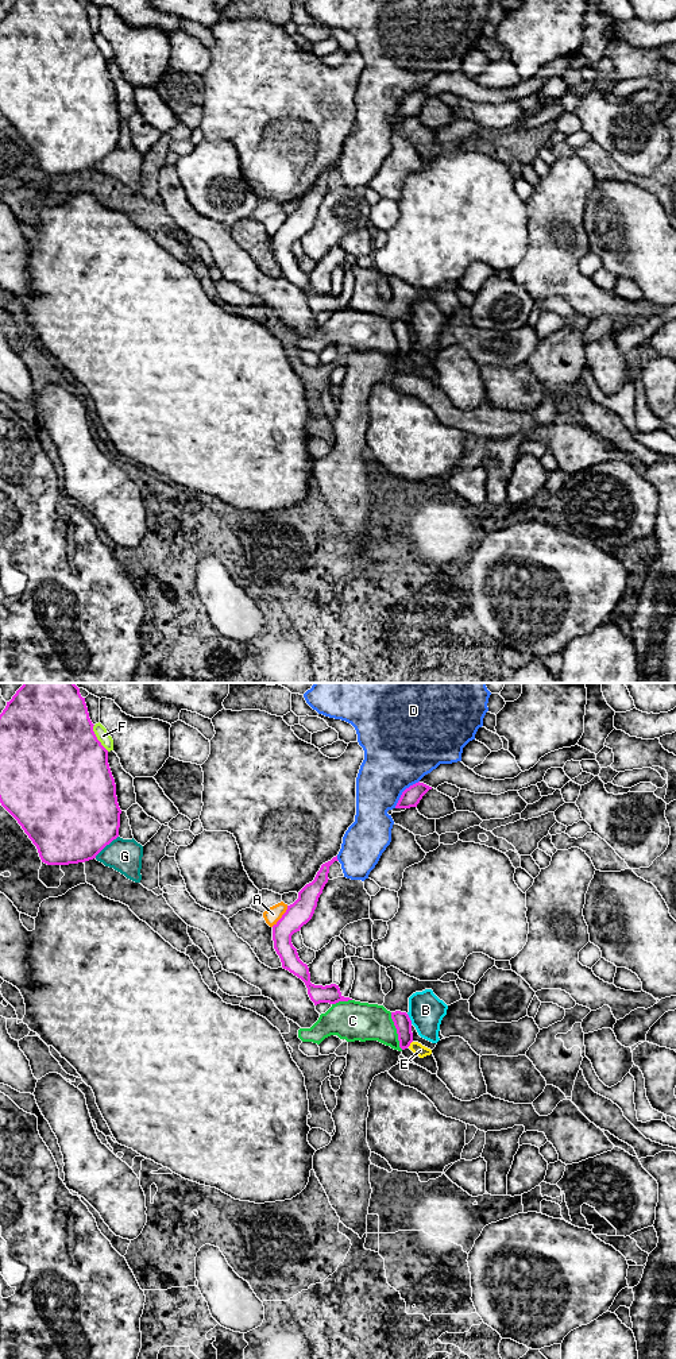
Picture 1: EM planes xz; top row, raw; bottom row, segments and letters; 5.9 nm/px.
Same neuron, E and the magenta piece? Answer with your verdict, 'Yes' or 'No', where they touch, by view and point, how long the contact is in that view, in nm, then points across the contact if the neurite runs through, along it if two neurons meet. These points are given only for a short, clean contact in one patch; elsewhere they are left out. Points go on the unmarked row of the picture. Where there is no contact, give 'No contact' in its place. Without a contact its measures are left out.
No. Touches magenta at xz (410, 351). Shared border 50 nm. Boundary: xz (412, 350), (408, 355)

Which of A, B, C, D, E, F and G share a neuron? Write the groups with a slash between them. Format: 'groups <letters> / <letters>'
groups A / B / C / D / E / F / G

